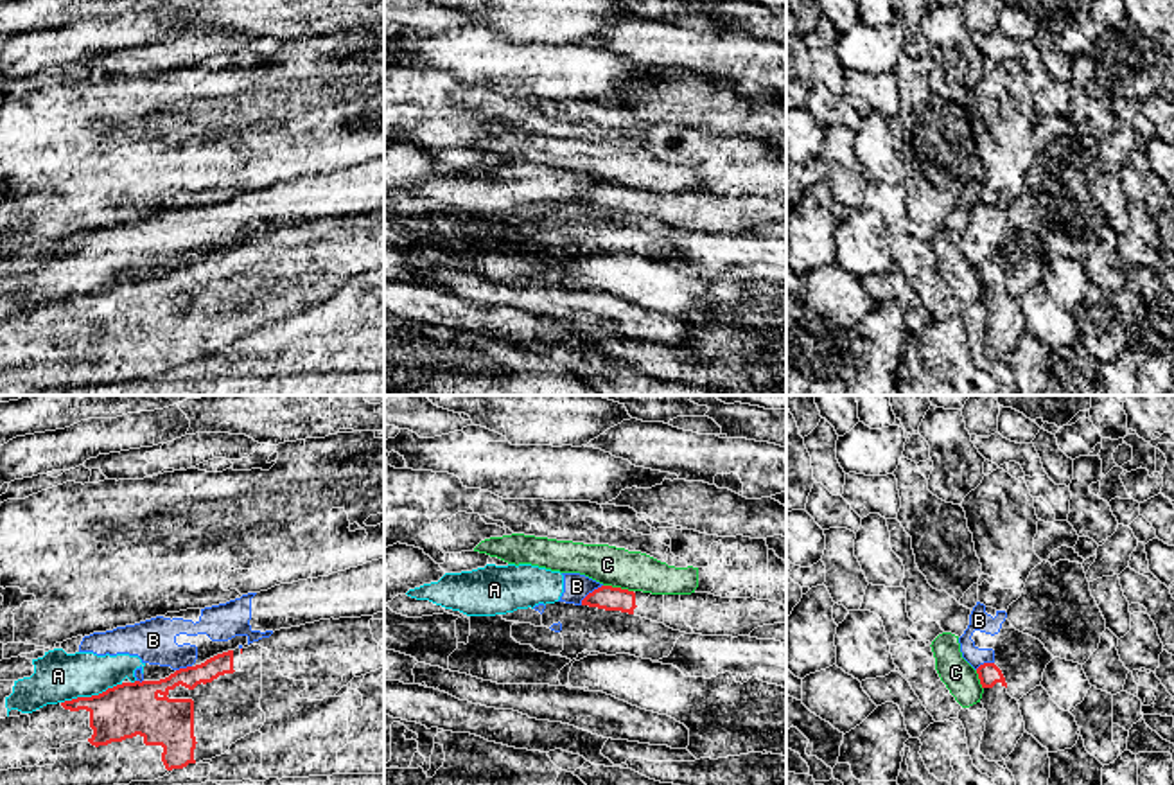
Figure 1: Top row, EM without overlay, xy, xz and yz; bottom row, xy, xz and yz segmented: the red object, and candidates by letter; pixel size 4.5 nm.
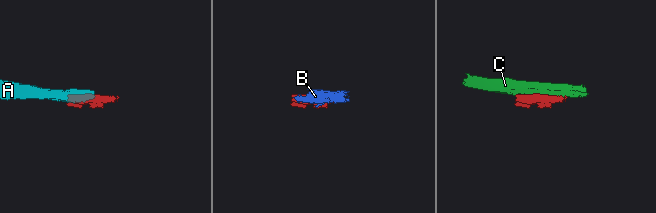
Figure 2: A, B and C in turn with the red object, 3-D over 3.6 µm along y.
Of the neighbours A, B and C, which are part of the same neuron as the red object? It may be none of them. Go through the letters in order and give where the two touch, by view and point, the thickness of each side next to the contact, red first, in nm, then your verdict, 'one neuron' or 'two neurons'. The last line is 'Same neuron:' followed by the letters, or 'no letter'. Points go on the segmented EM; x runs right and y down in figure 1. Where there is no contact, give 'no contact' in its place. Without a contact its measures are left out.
A: meets red in xy at (92, 696); 240 nm thick on the red side, 220 nm on the other; two neurons
B: meets red in xz at (589, 593); 110 nm thick on the red side, 120 nm on the other; two neurons
C: meets red in xz at (618, 588); 110 nm thick on the red side, 180 nm on the other; two neurons
Same neuron: no letter

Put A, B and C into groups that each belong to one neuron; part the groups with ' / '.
A B / C

